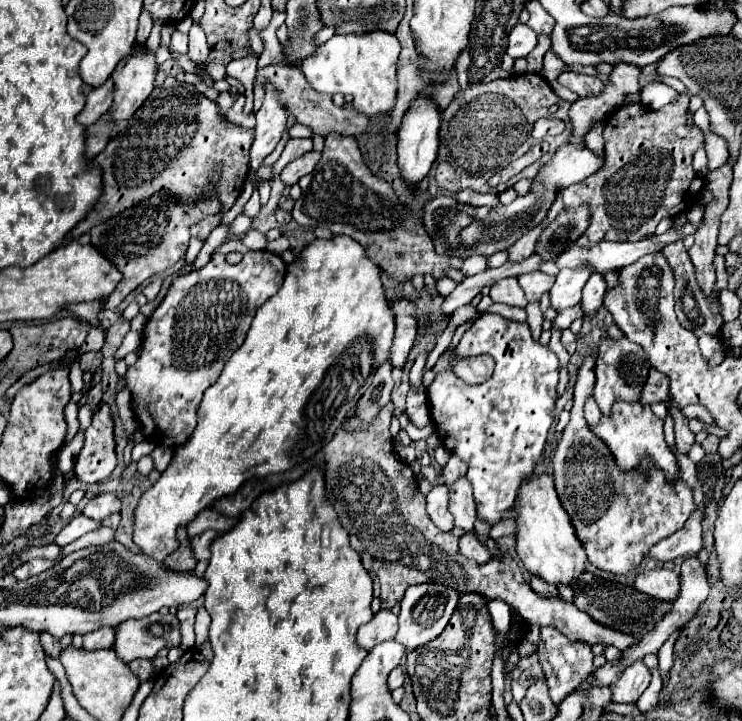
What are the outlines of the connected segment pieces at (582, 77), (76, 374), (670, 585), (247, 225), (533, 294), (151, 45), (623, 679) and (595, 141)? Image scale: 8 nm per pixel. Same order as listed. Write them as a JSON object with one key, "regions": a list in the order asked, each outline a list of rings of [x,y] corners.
{"regions":[[[[570,70],[561,71],[557,81],[563,87],[579,93],[581,97],[587,97],[589,93],[601,93],[601,89],[604,89],[604,83],[599,77],[589,77],[589,75]]],[[[75,362],[72,365],[69,380],[71,382],[71,389],[73,393],[85,389],[86,386],[83,380],[83,371],[81,370],[78,362]]],[[[651,569],[635,579],[635,587],[655,599],[675,601],[679,597],[679,575],[671,569]]],[[[241,213],[231,225],[229,225],[229,237],[239,237],[243,233],[247,233],[251,229],[251,223],[253,223],[253,217],[247,217],[245,213]]],[[[541,271],[519,277],[519,285],[525,291],[527,301],[541,301],[541,295],[549,293],[549,289],[553,287],[553,281],[555,281],[553,275],[547,275]]],[[[154,23],[153,26],[154,27],[151,30],[150,36],[148,40],[146,41],[146,46],[152,52],[156,52],[160,46],[160,32],[161,32],[163,24]]],[[[637,659],[629,667],[625,667],[619,679],[611,685],[611,701],[613,703],[637,703],[643,691],[649,687],[651,673],[647,665]]],[[[595,123],[595,125],[590,129],[585,135],[585,145],[592,146],[593,153],[597,153],[597,155],[603,154],[604,148],[604,139],[602,136],[604,128],[604,123]]]]}

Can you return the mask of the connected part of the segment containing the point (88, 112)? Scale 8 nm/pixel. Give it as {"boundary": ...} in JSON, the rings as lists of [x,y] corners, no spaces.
{"boundary":[[[111,79],[105,81],[101,87],[91,89],[87,93],[87,103],[83,111],[77,115],[77,123],[83,127],[89,127],[95,121],[99,121],[99,117],[109,111],[109,101],[113,101],[113,81]]]}

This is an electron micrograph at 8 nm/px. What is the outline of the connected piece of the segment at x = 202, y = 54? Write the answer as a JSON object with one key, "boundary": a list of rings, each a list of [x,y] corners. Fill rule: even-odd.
{"boundary":[[[193,25],[191,31],[189,31],[189,61],[195,63],[195,65],[203,65],[209,57],[209,45],[207,45],[207,39],[205,39],[205,33],[199,25]]]}

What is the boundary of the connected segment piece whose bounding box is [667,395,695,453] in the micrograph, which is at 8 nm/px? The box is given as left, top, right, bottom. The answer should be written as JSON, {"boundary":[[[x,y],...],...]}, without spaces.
{"boundary":[[[669,395],[667,399],[667,411],[669,415],[673,417],[673,423],[675,423],[675,439],[677,439],[677,449],[681,453],[687,453],[689,447],[695,443],[695,433],[691,433],[689,425],[687,425],[687,417],[683,417],[681,413],[681,407],[675,405],[673,397]]]}

